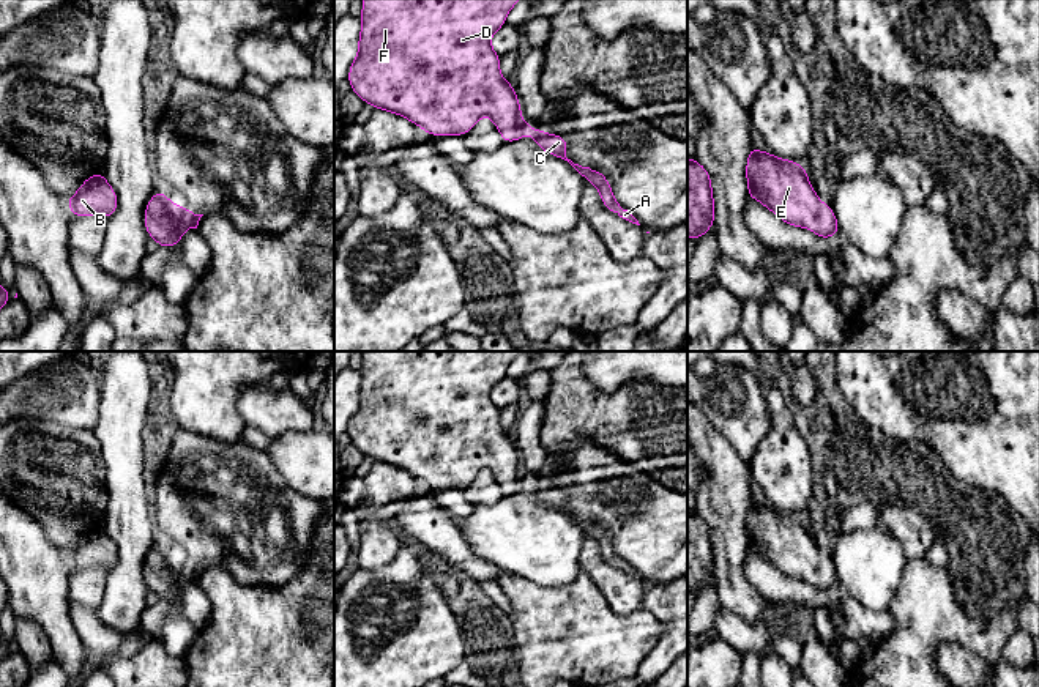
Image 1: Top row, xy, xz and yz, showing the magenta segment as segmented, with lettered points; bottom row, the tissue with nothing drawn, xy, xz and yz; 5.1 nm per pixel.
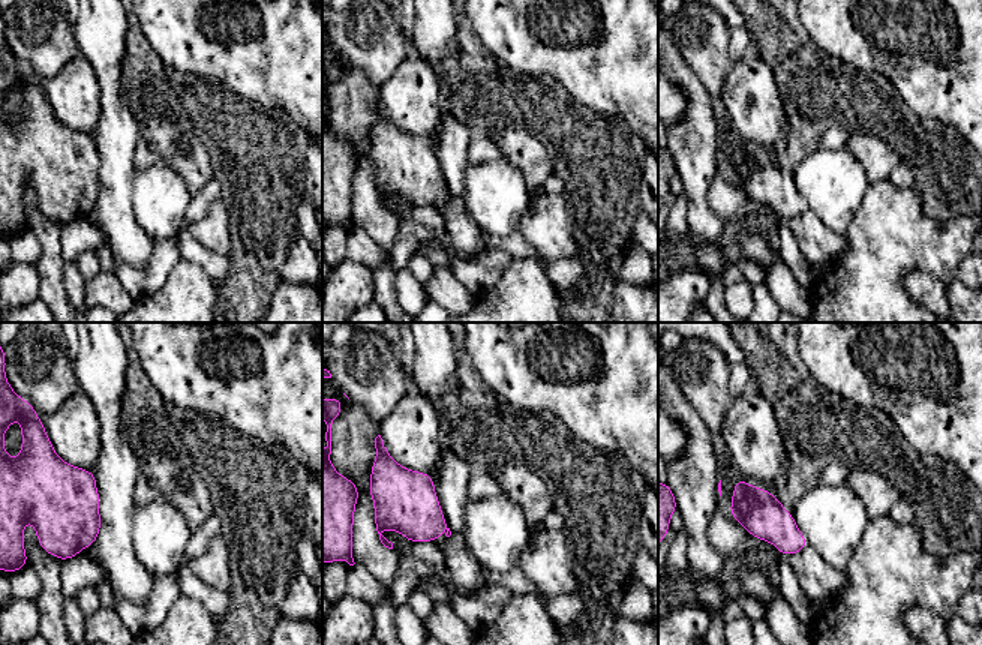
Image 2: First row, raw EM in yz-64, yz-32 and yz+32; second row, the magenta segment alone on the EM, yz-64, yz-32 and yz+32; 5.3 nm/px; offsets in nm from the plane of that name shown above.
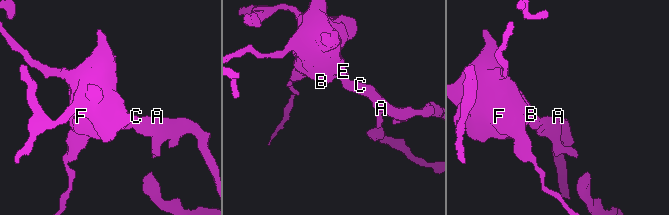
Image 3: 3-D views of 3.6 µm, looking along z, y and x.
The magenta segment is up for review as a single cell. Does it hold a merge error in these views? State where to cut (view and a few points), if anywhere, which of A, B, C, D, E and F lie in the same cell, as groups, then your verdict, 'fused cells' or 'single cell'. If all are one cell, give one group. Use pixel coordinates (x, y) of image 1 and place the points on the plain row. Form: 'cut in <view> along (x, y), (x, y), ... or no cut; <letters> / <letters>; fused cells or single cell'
no cut; A B C D E F; single cell

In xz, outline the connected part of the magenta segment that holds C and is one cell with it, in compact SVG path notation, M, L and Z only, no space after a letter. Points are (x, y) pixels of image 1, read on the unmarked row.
M363 351L361 388L358 410L348 421L348 435L366 457L385 465L397 466L427 488L465 488L475 476L487 468L501 487L503 496L516 495L528 487L536 498L549 507L568 514L585 533L598 540L605 563L639 577L613 548L607 529L594 522L582 520L566 511L568 493L558 487L547 487L522 473L520 455L512 436L500 425L500 408L492 402L490 391L505 377L511 361L523 351Z

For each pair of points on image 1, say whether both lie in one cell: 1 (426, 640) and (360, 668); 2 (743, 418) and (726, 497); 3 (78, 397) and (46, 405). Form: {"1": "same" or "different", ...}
{"1": "same", "2": "different", "3": "same"}

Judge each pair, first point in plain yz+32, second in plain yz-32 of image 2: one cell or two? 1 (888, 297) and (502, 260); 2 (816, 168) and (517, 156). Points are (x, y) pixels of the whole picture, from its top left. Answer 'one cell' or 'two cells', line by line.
1: two cells
2: two cells

